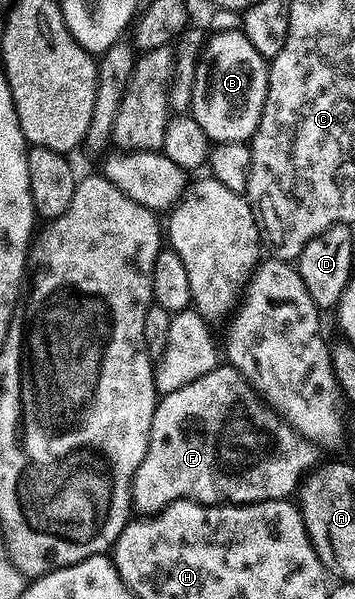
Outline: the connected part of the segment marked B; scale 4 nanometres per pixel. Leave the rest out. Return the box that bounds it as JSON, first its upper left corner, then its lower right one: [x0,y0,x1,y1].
[189,29,269,143]

